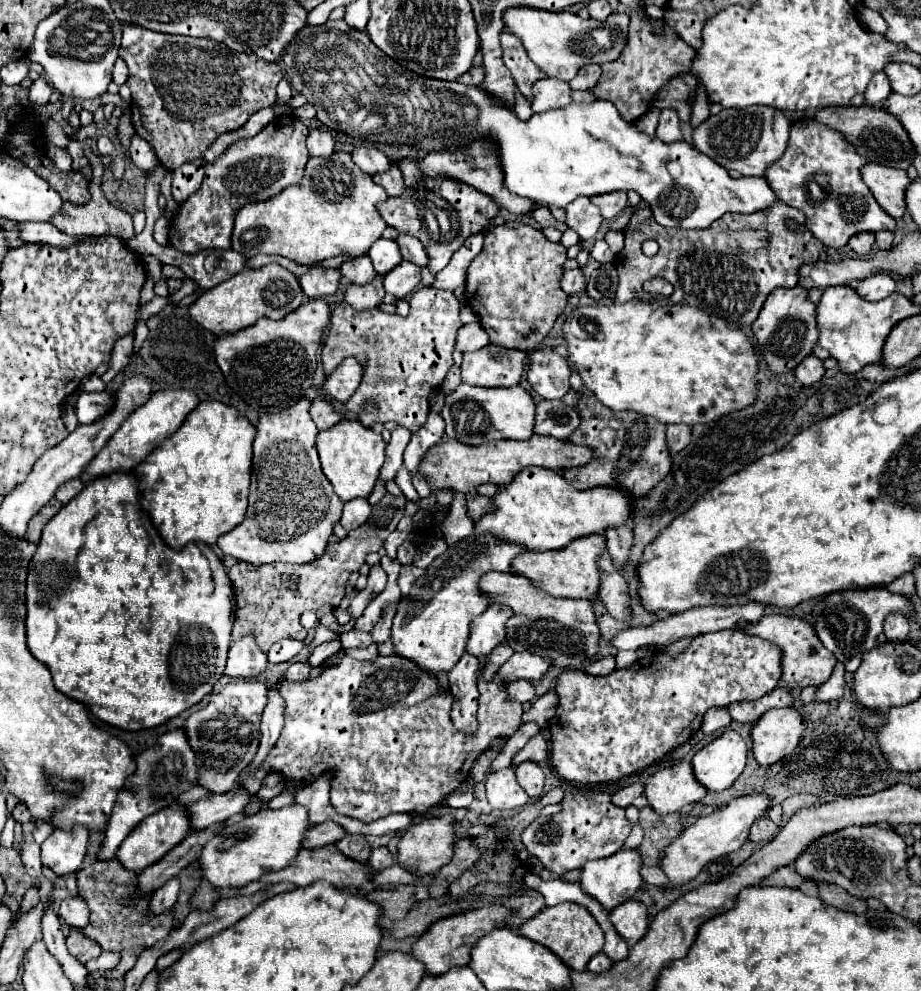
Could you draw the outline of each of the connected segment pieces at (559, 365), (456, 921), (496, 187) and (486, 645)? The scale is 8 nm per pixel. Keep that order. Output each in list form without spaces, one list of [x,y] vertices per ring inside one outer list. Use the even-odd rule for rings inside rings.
[[[543,347],[529,353],[527,381],[543,399],[561,399],[569,391],[571,369],[555,349]]]
[[[485,905],[475,911],[465,911],[465,913],[457,913],[457,915],[439,919],[433,925],[429,925],[429,929],[413,943],[411,955],[425,965],[427,975],[443,975],[453,967],[465,967],[469,963],[469,953],[471,953],[471,947],[475,945],[475,941],[479,937],[487,935],[489,931],[493,931],[495,927],[505,927],[507,917],[509,917],[507,907]]]
[[[477,139],[471,145],[459,147],[459,149],[429,153],[423,159],[419,159],[419,169],[421,169],[421,173],[425,173],[429,177],[447,175],[447,177],[459,179],[459,181],[475,187],[477,191],[487,193],[489,197],[493,197],[499,203],[499,207],[511,211],[513,215],[529,215],[529,209],[533,209],[533,201],[525,201],[525,197],[517,197],[517,195],[509,193],[505,189],[505,185],[501,185],[501,167],[497,165],[497,147],[493,143],[487,143],[487,139]]]
[[[489,605],[479,617],[471,621],[465,651],[473,653],[477,659],[487,657],[505,639],[505,623],[511,615],[511,609],[505,605]]]

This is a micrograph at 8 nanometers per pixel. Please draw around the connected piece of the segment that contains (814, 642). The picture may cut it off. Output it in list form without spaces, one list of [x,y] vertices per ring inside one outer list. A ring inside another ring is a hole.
[[[767,615],[759,623],[747,625],[745,633],[753,633],[753,635],[767,639],[783,649],[783,677],[781,679],[789,689],[803,689],[807,685],[817,687],[817,685],[825,683],[831,677],[833,667],[837,665],[837,659],[833,657],[831,651],[827,651],[823,647],[823,643],[815,635],[815,629],[811,627],[811,623],[807,623],[799,617]]]

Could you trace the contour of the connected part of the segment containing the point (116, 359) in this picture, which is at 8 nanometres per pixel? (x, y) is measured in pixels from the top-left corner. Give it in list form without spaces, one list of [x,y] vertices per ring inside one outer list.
[[[131,331],[127,337],[123,337],[121,341],[117,341],[117,345],[115,345],[115,349],[113,349],[113,355],[111,355],[111,361],[109,361],[111,369],[101,377],[103,383],[113,381],[113,377],[119,373],[119,369],[123,369],[123,367],[129,363],[129,355],[131,355],[131,351],[133,351],[131,343],[133,343],[133,331]]]

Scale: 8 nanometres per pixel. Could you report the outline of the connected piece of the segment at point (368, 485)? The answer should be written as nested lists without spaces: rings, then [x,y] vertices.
[[[343,419],[337,425],[321,431],[317,435],[315,447],[319,451],[323,473],[331,481],[331,485],[341,501],[351,501],[355,497],[371,495],[371,491],[377,483],[377,477],[379,477],[379,469],[385,459],[385,445],[387,443],[383,441],[381,435],[363,427],[359,421],[349,421],[349,419]]]

